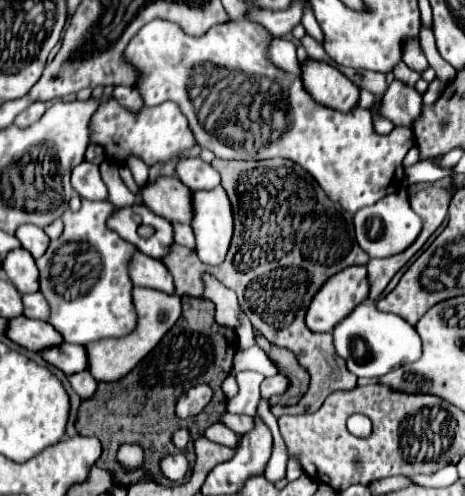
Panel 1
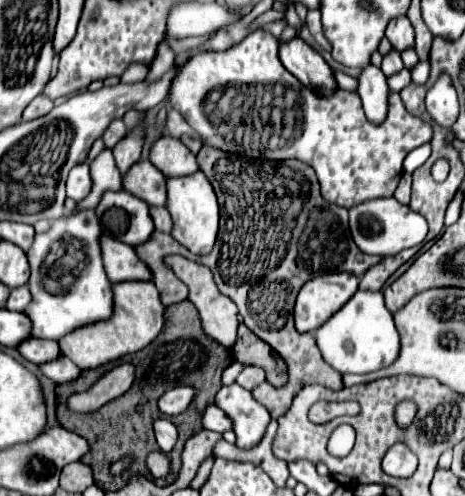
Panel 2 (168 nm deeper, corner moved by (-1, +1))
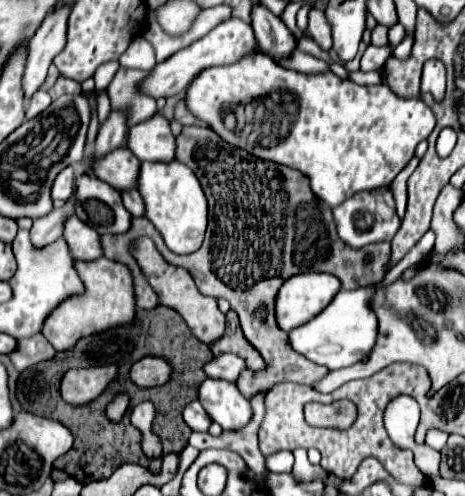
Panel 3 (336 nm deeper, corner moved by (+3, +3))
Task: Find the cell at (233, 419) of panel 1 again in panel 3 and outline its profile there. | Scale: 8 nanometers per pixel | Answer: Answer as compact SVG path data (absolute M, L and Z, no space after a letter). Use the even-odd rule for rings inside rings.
M195 400L195 402L189 402L189 404L183 408L181 414L183 414L185 424L187 424L191 430L199 430L199 432L207 432L207 430L209 430L211 420L209 420L209 416L203 412L201 404L197 404L197 400Z

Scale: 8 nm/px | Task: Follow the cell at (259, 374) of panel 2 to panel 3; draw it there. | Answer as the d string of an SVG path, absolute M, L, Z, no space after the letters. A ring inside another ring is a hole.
M227 352L227 354L219 354L219 356L213 356L205 366L203 366L203 372L209 376L209 378L223 378L223 380L229 380L229 382L235 382L237 376L241 374L241 370L245 370L245 362Z

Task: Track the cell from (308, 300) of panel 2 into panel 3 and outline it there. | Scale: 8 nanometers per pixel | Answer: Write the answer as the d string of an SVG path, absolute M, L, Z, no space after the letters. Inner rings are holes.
M297 274L285 280L275 298L277 326L285 332L315 318L339 292L341 282L333 274Z

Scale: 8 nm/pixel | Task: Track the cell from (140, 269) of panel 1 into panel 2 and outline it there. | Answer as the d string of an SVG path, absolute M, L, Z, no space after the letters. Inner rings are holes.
M101 238L101 250L105 258L105 272L111 282L127 282L127 280L151 280L153 272L149 266L137 256L135 248L117 242L115 238Z

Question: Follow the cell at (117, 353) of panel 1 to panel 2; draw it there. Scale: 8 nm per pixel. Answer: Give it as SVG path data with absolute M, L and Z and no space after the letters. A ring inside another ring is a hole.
M121 282L113 284L115 294L115 314L109 322L97 322L93 326L85 326L61 338L61 352L71 358L81 370L93 370L115 362L127 354L135 354L149 346L161 332L165 324L165 306L161 302L159 290L153 282Z

